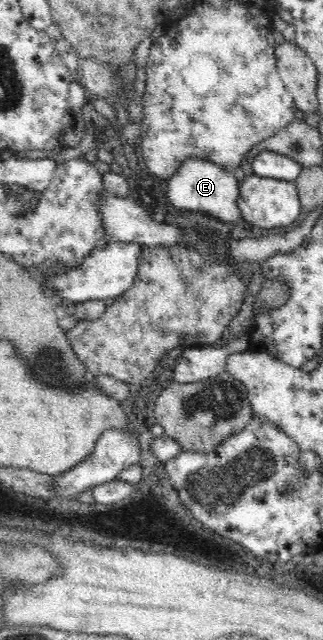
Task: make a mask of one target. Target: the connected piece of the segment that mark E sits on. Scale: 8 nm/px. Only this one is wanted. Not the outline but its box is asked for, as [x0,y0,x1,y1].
[168,158,241,224]

